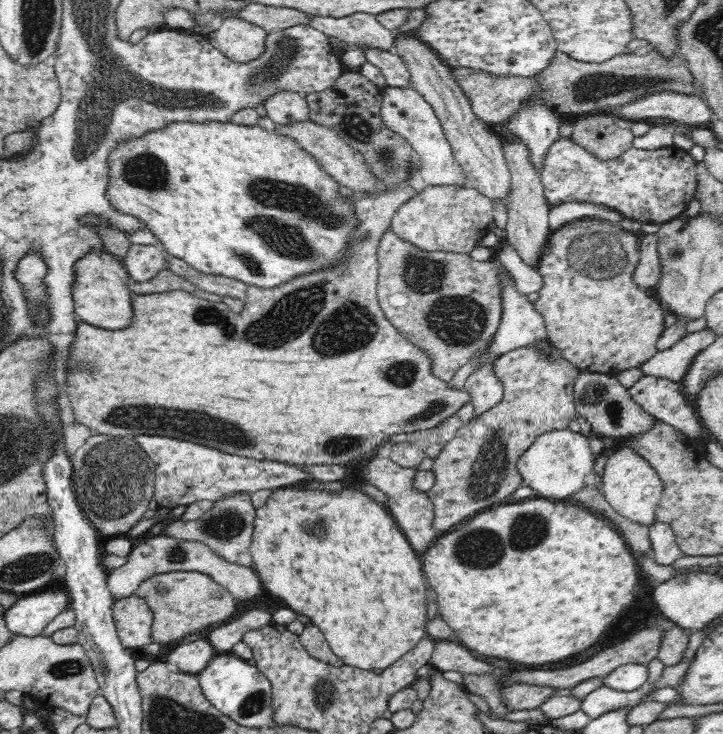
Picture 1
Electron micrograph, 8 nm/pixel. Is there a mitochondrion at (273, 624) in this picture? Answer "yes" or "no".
no

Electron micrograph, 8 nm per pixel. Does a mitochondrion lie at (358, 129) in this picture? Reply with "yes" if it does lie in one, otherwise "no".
yes

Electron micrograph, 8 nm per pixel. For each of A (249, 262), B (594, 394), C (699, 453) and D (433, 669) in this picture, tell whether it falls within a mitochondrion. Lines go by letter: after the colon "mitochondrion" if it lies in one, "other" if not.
A: mitochondrion
B: mitochondrion
C: other
D: other

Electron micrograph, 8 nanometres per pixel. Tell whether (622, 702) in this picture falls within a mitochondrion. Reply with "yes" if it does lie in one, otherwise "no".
no

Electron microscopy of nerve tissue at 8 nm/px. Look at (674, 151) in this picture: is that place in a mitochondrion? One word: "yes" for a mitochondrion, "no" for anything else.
no

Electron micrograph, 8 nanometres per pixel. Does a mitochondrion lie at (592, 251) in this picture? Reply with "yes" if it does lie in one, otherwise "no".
yes

